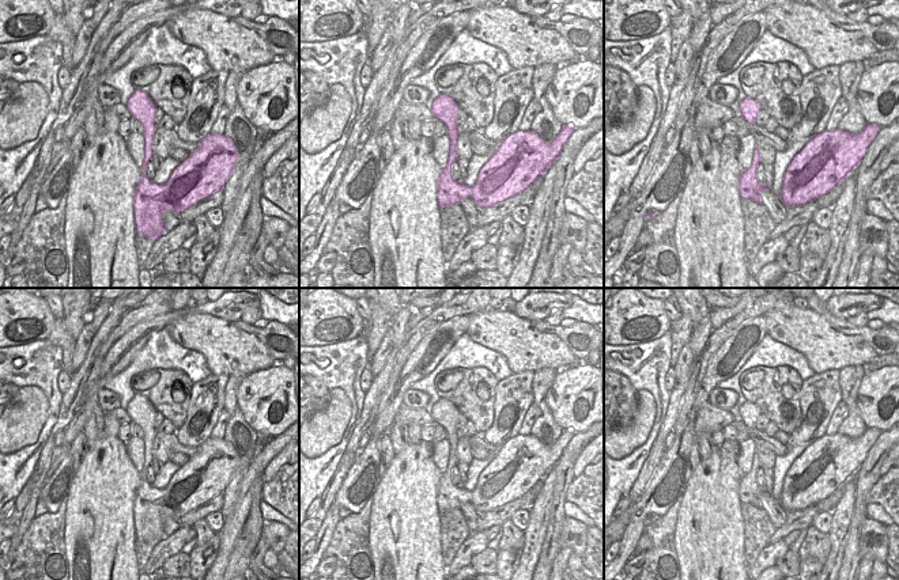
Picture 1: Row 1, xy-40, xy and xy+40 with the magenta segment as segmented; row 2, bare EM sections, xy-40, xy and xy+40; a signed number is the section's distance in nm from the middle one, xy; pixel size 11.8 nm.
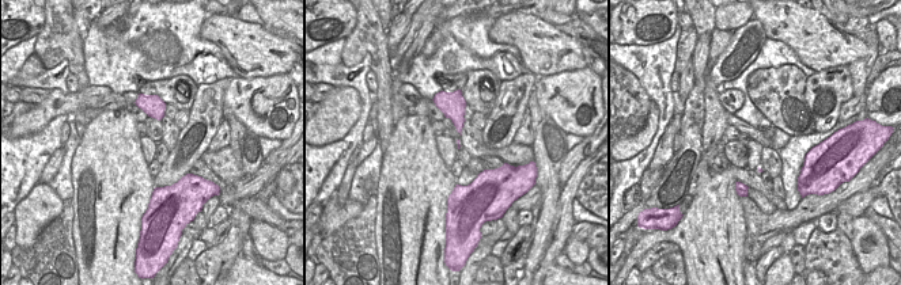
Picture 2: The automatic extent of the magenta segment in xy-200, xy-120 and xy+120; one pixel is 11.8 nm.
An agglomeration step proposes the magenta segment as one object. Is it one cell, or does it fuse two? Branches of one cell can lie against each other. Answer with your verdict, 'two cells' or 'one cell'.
one cell

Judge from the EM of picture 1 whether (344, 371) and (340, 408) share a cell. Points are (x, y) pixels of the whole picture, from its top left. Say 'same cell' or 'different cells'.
different cells

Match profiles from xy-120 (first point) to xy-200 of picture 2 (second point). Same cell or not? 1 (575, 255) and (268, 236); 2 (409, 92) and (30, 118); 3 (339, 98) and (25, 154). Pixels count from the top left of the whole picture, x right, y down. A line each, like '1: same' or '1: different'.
1: same
2: same
3: different

